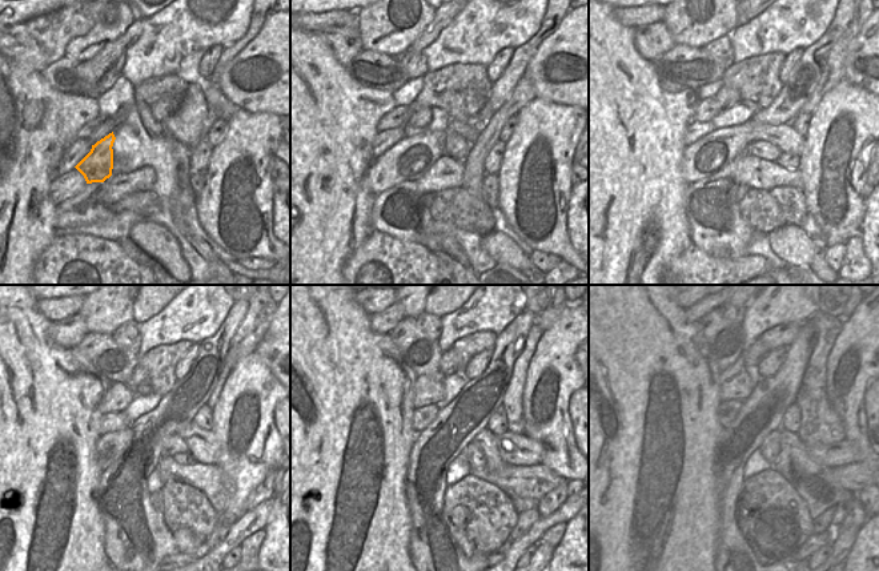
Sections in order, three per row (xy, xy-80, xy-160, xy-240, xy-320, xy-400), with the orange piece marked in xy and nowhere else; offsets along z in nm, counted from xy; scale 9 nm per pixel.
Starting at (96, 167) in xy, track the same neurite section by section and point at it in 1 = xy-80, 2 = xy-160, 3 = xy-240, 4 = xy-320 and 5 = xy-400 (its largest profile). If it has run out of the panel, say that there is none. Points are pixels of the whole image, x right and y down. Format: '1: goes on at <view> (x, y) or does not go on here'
1: goes on at xy-80 (408, 131)
2: goes on at xy-160 (739, 113)
3: goes on at xy-240 (141, 405)
4: goes on at xy-320 (453, 383)
5: goes on at xy-400 (755, 377)

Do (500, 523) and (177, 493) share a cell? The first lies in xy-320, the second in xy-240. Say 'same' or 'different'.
same

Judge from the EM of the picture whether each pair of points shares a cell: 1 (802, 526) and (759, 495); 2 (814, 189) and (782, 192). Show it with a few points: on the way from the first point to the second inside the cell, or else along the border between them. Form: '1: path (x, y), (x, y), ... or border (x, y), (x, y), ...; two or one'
1: path (791, 525), (786, 523), (770, 506); one
2: border (801, 190), (805, 198), (805, 208), (809, 212); two

